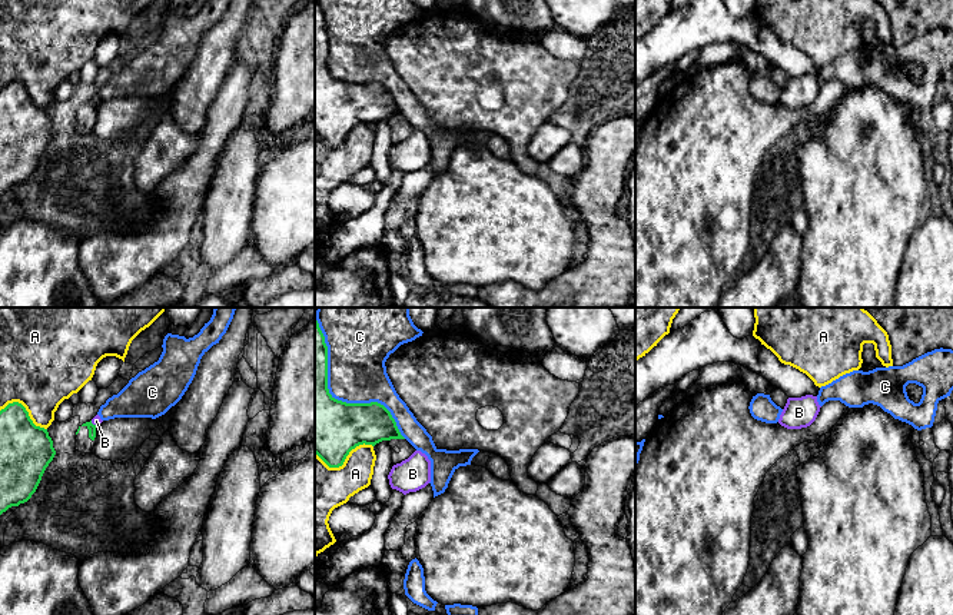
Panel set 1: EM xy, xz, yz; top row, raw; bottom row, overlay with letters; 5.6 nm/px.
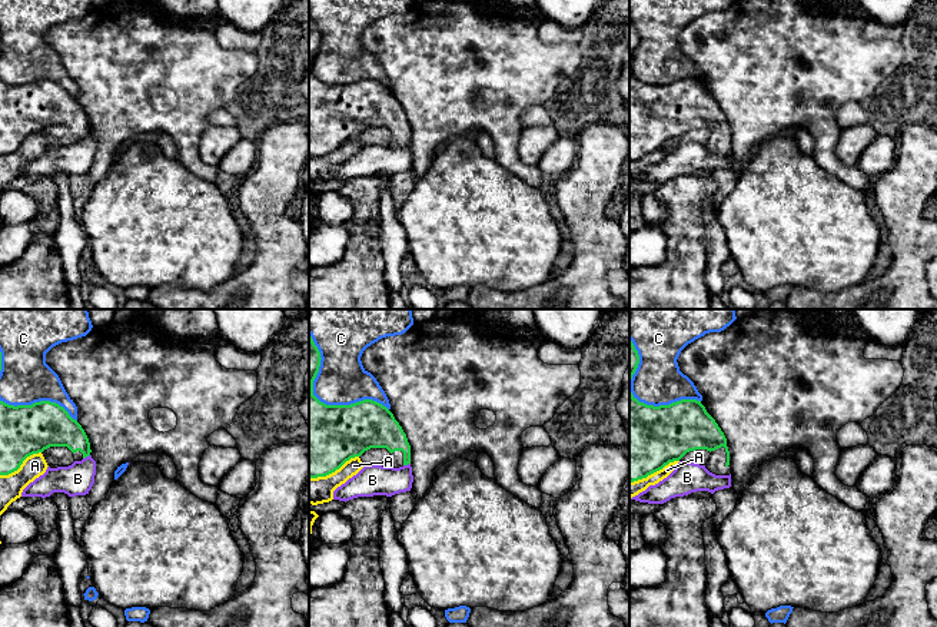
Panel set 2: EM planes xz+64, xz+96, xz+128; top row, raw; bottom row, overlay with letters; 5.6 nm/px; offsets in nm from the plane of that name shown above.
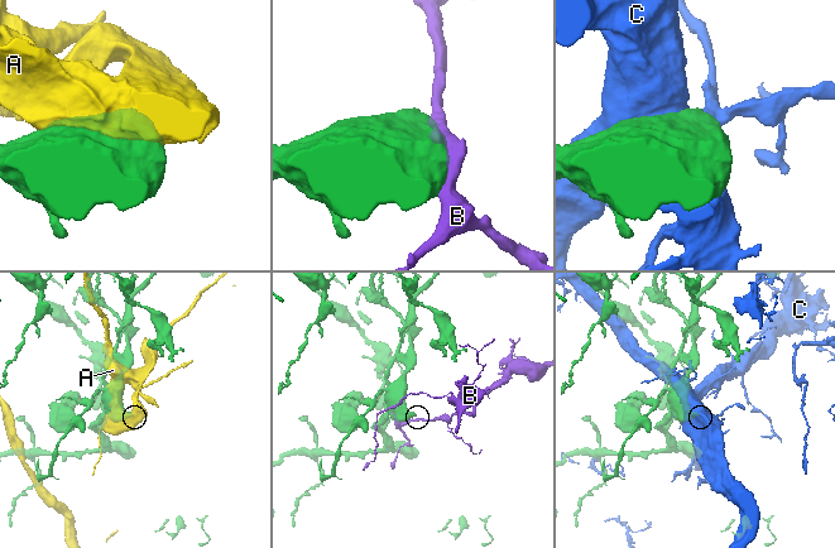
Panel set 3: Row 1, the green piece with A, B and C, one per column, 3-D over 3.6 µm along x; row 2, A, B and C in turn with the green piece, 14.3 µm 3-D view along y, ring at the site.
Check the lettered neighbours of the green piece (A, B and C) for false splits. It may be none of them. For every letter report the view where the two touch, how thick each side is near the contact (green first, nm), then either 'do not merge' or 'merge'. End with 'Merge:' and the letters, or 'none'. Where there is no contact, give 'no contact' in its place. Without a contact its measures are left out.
A: xz | 340/300 nm | do not merge
B: xy | 50/50 nm | do not merge
C: xz | 340/340 nm | do not merge
Merge: none

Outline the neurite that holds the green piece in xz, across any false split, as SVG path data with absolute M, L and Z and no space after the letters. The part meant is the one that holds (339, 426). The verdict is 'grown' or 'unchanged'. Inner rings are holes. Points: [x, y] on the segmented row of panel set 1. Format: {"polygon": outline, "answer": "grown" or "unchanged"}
{"polygon": "M315 312L315 453L329 466L339 468L346 456L359 445L382 441L405 439L391 412L378 402L346 403L335 399L328 389L328 346Z", "answer": "unchanged"}

